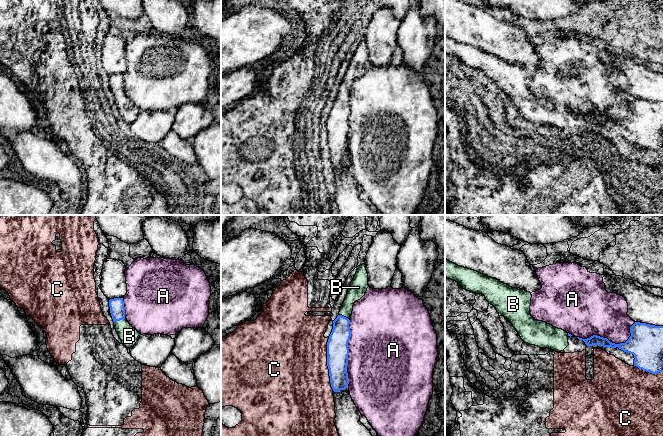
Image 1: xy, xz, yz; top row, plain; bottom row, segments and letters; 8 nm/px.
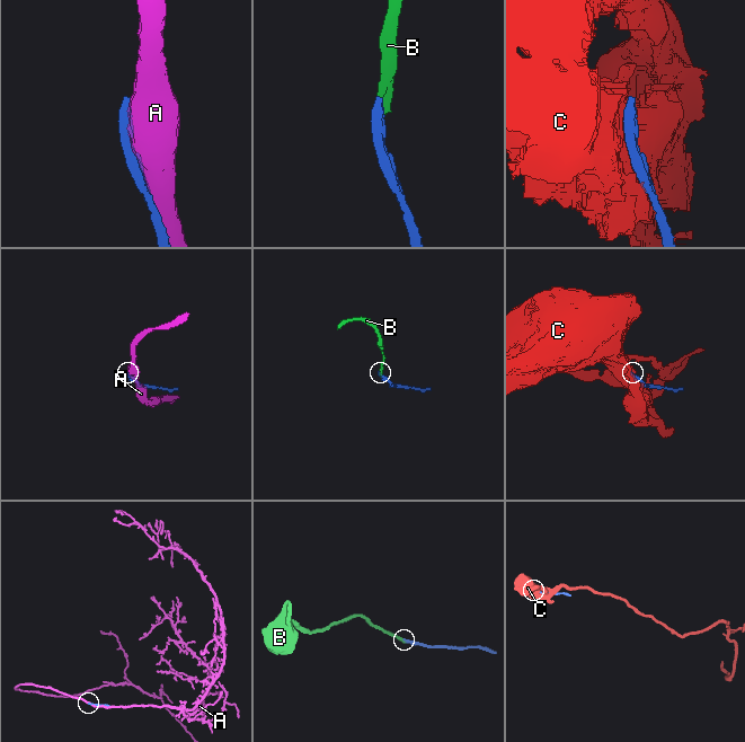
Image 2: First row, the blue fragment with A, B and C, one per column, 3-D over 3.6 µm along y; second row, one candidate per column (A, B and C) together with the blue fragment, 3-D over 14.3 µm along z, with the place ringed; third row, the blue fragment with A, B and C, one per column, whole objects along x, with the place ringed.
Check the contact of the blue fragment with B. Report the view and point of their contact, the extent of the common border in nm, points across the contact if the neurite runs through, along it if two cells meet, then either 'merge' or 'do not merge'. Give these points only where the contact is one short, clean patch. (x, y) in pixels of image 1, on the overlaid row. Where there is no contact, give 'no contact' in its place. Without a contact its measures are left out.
meets blue in xy at (119, 320); contact 100 nm long; merge

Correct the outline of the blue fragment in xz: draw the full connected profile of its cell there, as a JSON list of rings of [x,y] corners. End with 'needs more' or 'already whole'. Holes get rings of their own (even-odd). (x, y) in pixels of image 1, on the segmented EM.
[[[364,263],[357,267],[339,315],[333,321],[333,329],[327,342],[327,366],[334,392],[345,390],[349,384],[347,365],[348,342],[351,337],[350,318],[354,303],[365,295],[368,287],[368,273]]]; needs more

